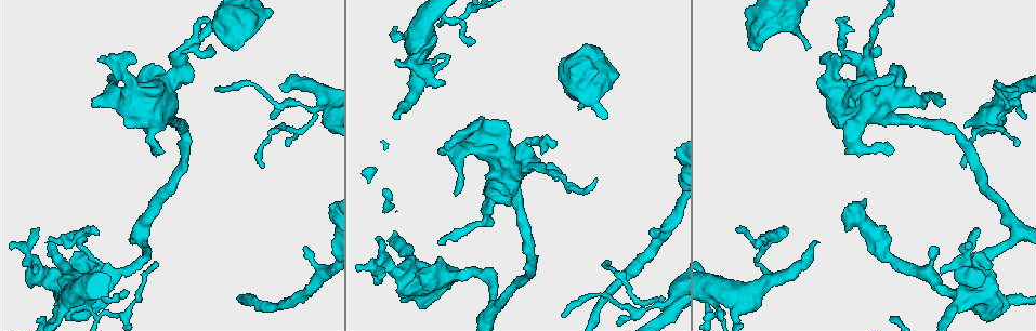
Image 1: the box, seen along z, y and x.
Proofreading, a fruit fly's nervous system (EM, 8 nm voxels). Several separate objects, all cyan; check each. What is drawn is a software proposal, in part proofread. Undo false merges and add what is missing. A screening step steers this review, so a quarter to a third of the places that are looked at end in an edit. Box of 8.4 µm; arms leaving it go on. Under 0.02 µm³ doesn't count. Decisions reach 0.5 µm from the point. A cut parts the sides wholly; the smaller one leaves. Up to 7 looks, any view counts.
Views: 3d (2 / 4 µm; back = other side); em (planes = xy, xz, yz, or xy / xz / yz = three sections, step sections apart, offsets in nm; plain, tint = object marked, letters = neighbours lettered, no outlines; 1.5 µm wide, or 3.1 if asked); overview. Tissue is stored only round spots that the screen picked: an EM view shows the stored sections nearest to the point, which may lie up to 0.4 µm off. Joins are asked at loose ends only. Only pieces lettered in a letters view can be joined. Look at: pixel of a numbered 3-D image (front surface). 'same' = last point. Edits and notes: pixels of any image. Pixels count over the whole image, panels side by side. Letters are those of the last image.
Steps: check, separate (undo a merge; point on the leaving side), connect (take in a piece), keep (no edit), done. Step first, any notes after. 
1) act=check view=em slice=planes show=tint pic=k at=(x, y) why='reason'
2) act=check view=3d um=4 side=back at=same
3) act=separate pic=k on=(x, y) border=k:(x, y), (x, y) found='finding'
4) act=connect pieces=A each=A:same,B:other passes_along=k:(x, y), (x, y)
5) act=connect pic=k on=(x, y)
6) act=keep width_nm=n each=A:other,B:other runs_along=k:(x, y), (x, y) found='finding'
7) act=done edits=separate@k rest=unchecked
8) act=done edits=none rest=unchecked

act=check view=em slice=planes show=plain pic=1 at=(110, 75) why='free end'

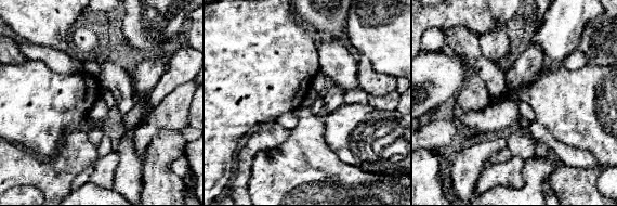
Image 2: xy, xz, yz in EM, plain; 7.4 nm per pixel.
act=check view=em slice=planes show=letters at=same why='what lies round it'

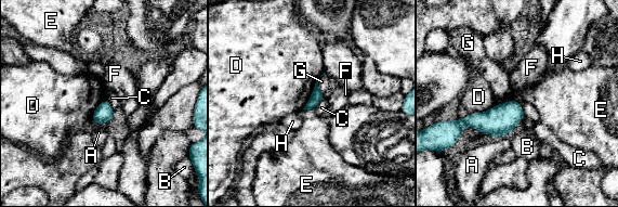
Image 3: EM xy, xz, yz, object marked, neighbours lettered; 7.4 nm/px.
act=keep each=A:other,B:other,C:other,D:other,E:other,F:other,G:other,H:other border=3:(497, 104), (456, 119) found='no lettered piece goes on from it'

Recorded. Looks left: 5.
act=check view=3d um=2 pic=1 at=(579, 106) why='tapers out'

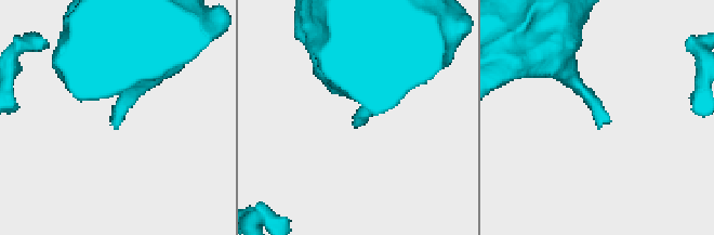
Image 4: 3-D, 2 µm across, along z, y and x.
act=check view=em slice=yz step=4 show=tint pic=4 at=(118, 127)

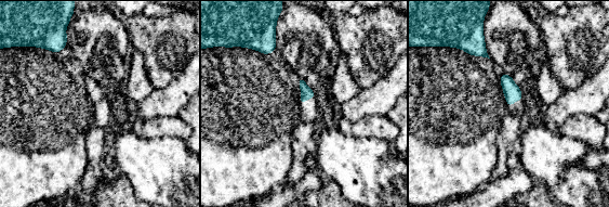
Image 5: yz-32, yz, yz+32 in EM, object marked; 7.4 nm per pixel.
act=check view=em slice=planes show=letters at=same

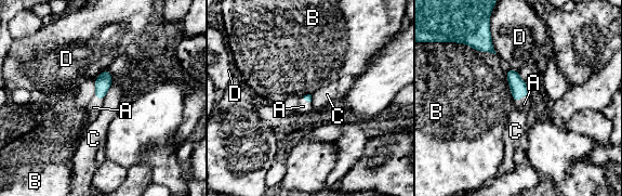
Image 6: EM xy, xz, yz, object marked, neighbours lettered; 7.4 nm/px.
act=connect pieces=A each=A:same,B:other,C:other,D:other found='it goes on there'

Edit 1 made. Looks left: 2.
act=check view=overview why='see it whole again'

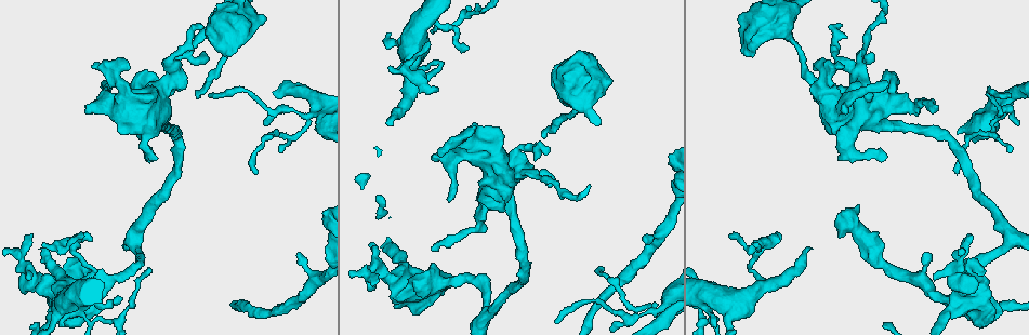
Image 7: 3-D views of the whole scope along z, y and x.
act=check view=em slice=xy step=8 show=letters pic=7 at=(46, 249) why='branch stops here'

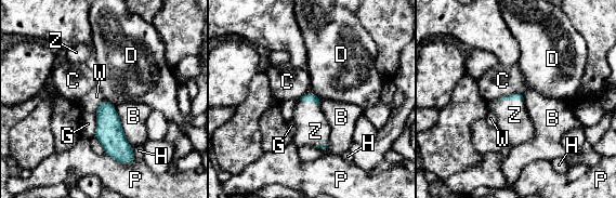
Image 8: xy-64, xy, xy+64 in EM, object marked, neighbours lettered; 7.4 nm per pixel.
act=connect pieces=Z each=B:other,C:other,D:other,G:other,H:other,P:other,W:other,Z:same found='the cell continues'

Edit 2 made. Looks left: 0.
act=done edits=connect@6,connect@8 rest=unchecked

